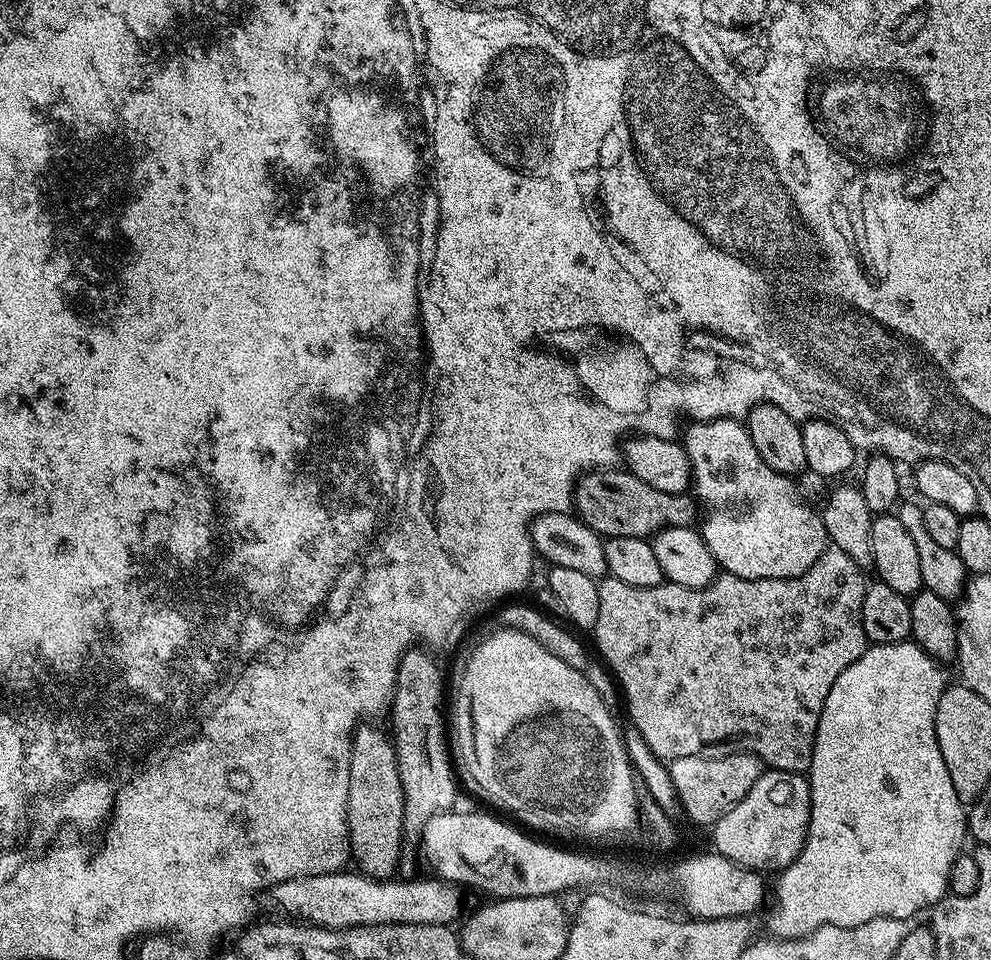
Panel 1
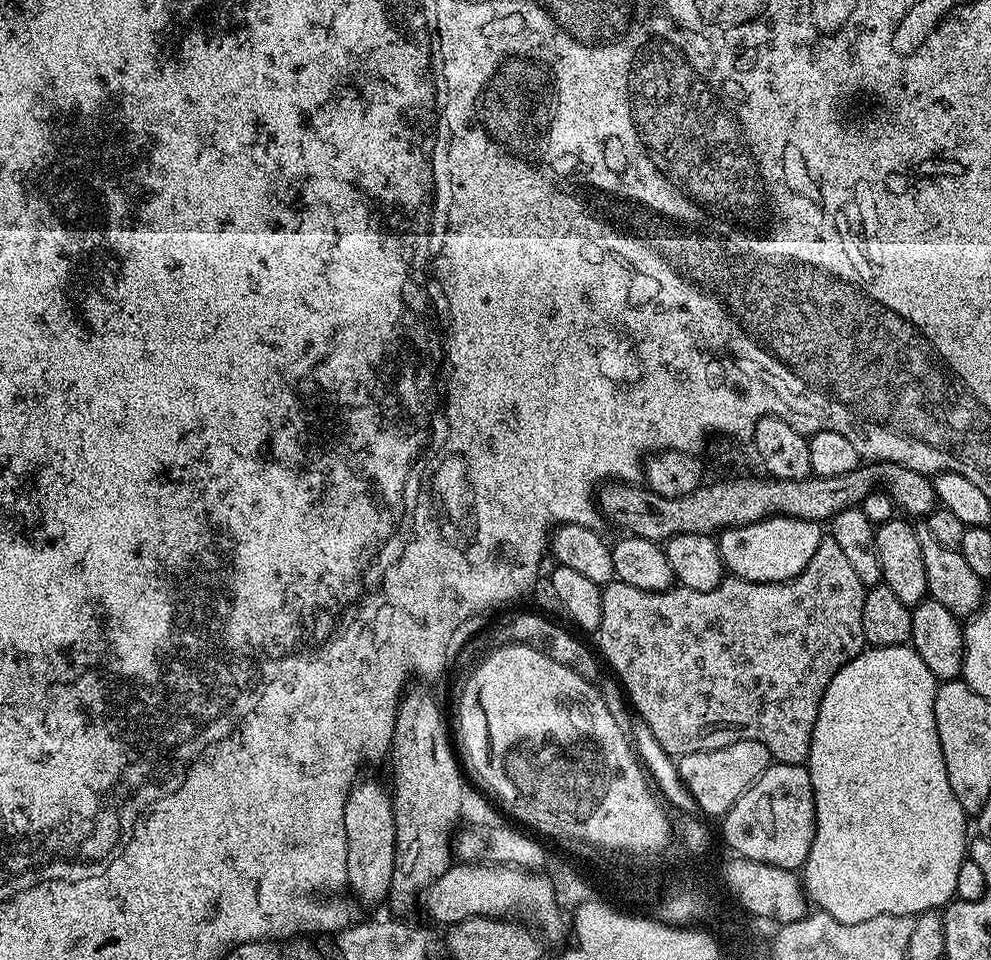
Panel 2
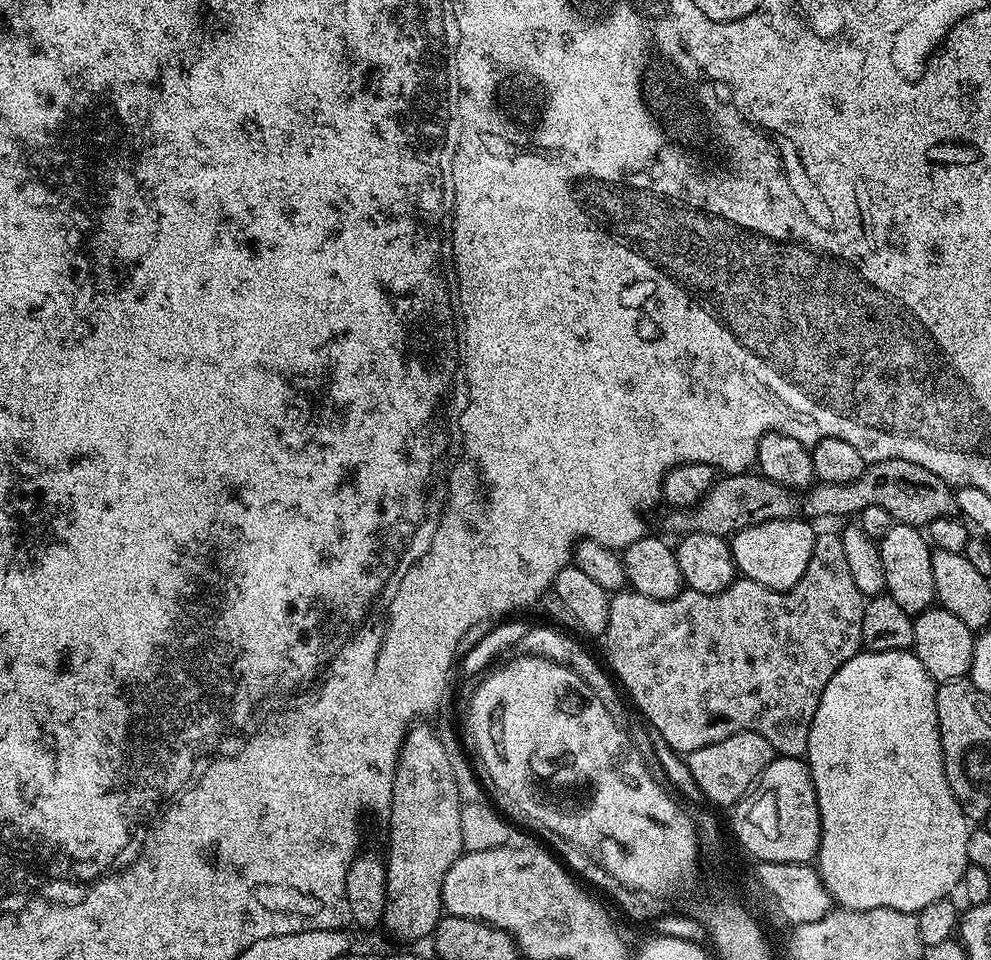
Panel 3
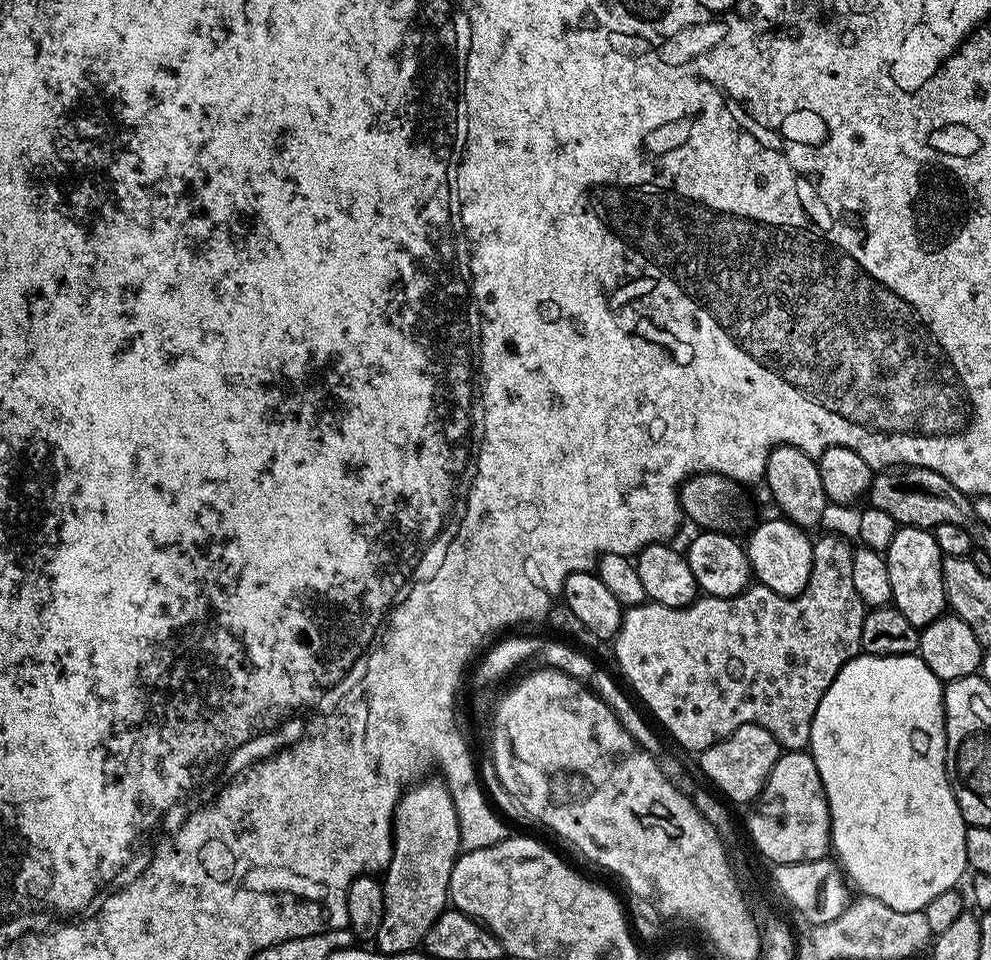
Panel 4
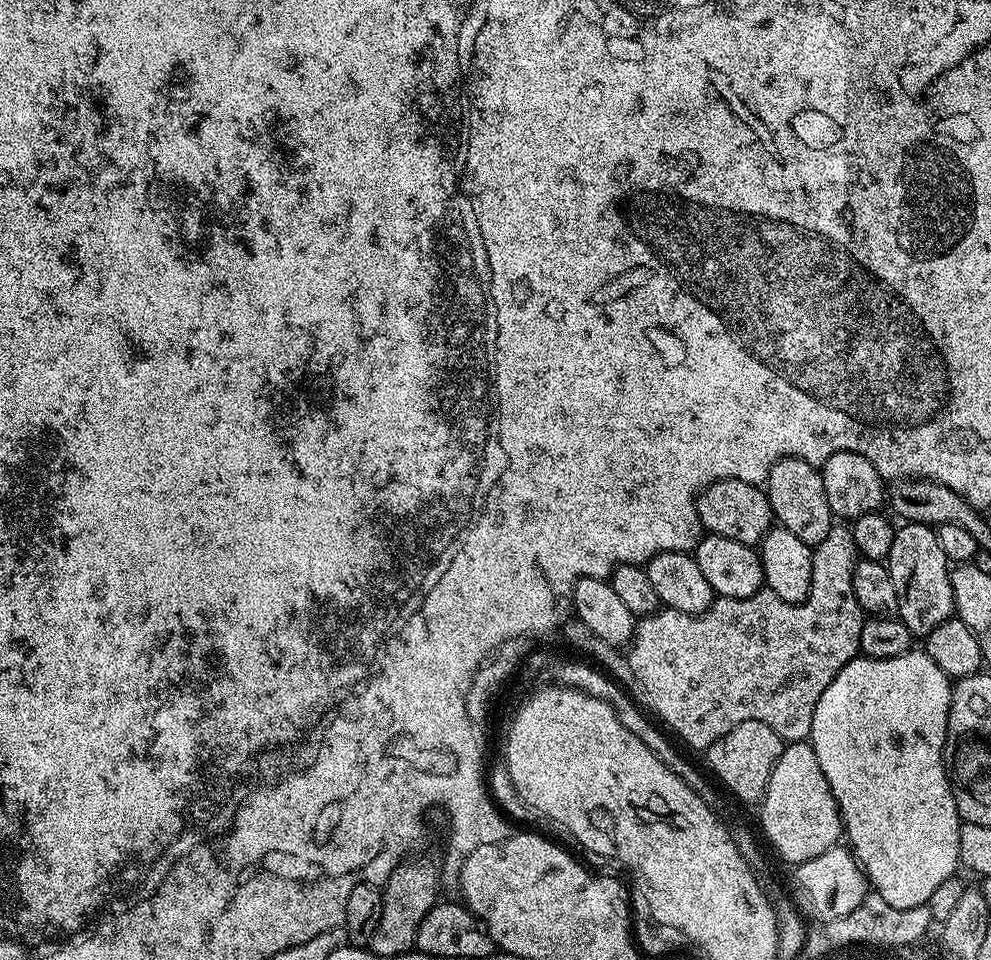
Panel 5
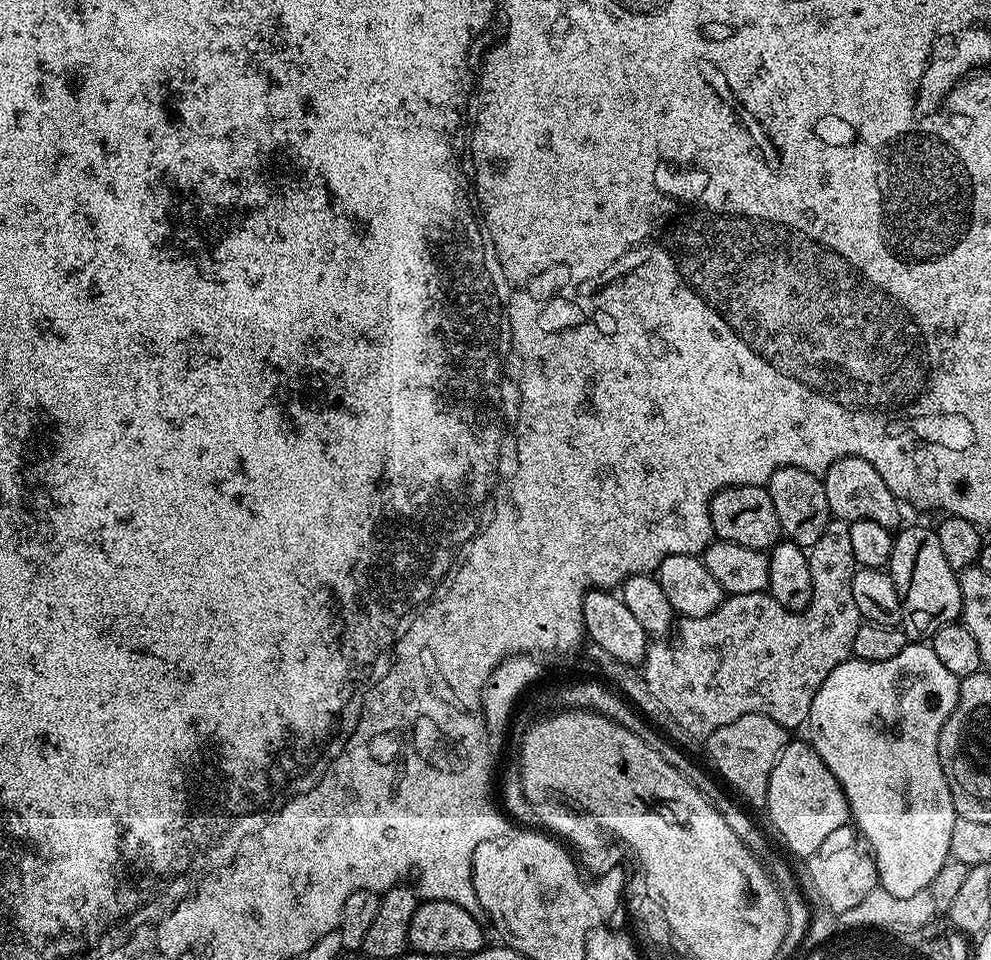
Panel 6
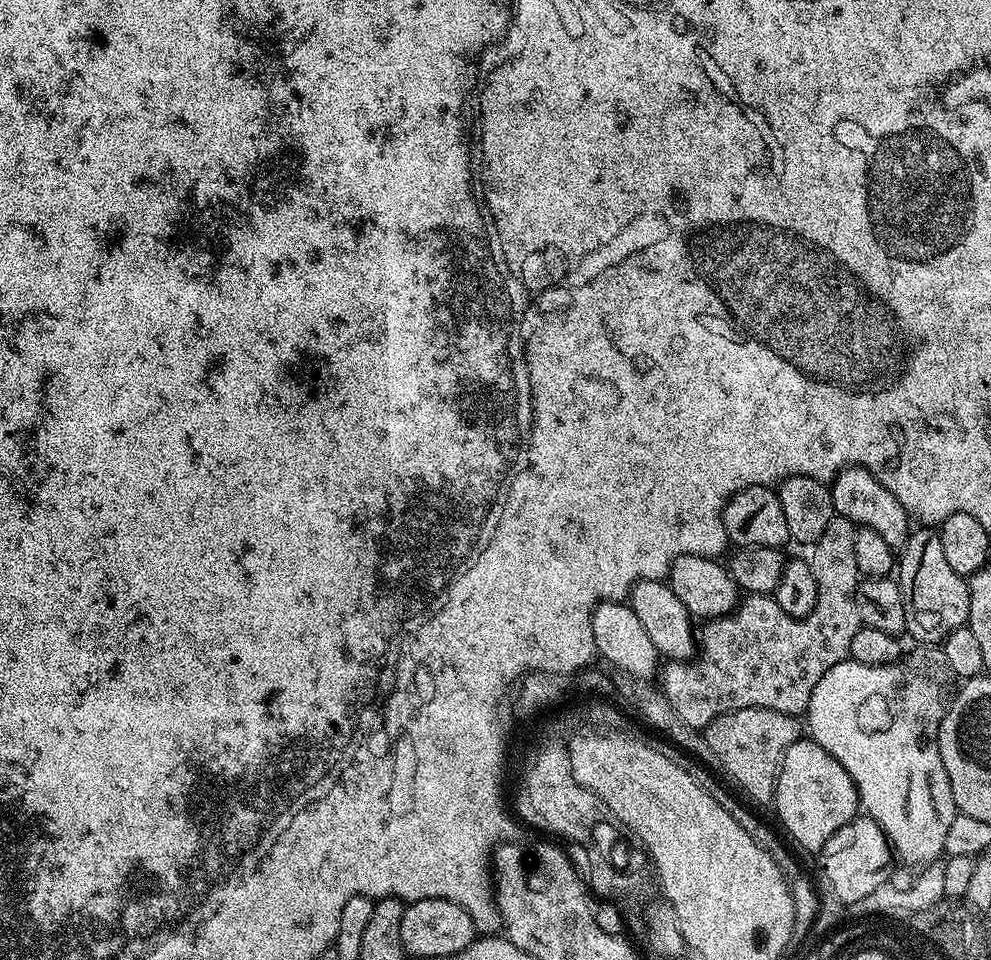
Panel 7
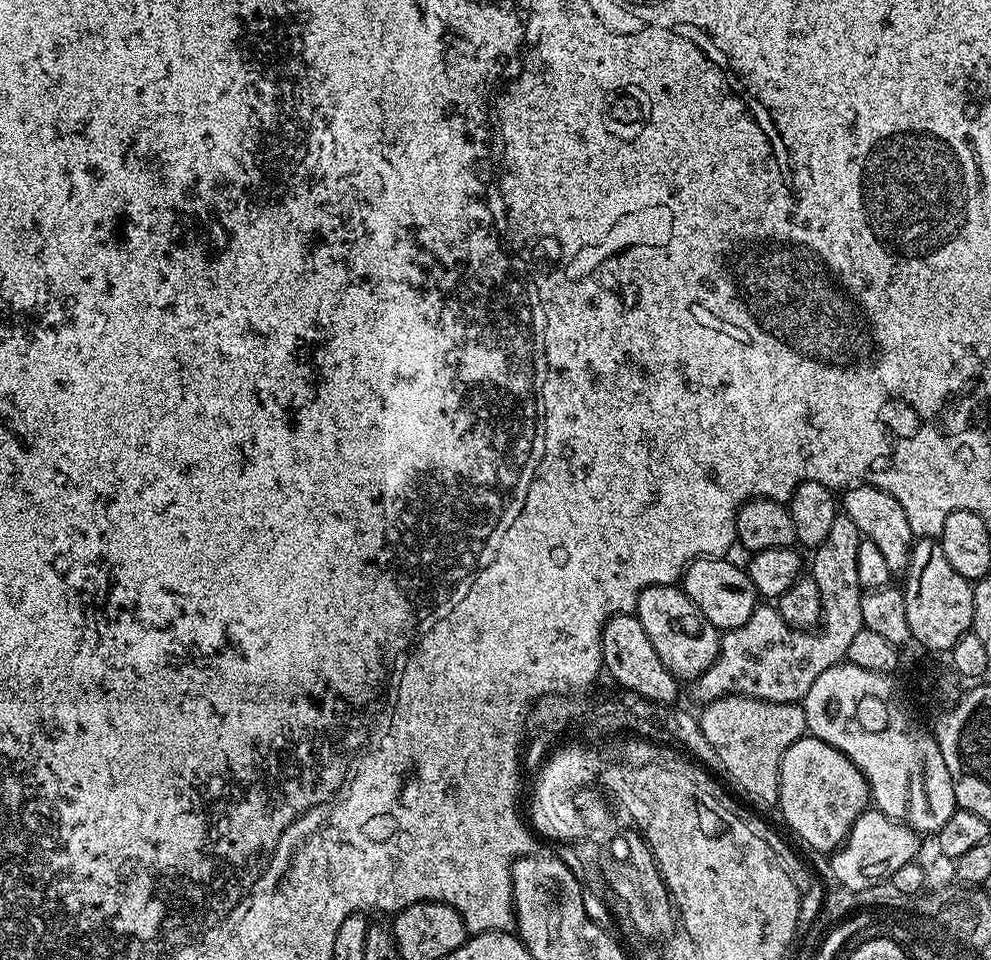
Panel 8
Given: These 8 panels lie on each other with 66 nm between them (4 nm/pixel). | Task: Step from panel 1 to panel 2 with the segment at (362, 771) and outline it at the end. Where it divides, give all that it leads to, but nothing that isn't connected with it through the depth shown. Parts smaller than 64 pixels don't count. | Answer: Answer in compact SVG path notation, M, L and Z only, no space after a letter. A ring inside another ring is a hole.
M376 780L353 784L348 792L344 821L346 822L347 887L353 888L368 904L380 904L389 899L394 878L396 857L396 827L392 793Z

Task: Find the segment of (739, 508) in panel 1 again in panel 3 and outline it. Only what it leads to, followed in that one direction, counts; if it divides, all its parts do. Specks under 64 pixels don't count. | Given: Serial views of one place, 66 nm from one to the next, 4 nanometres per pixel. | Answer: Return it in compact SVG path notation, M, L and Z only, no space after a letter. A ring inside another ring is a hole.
M803 518L795 520L771 520L758 526L743 528L731 537L732 557L736 571L743 579L753 580L767 588L786 592L806 574L810 558L814 554L814 542L818 532L809 521Z

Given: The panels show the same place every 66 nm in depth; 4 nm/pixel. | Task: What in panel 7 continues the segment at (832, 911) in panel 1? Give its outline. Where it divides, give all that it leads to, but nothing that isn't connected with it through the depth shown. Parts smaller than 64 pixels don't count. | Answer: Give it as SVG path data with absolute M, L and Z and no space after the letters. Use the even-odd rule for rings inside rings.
M932 646L920 651L924 652L912 652L909 656L907 653L895 664L886 666L866 666L849 658L826 670L822 682L810 694L806 732L850 774L860 795L860 808L887 834L898 860L925 866L941 859L950 822L954 822L958 813L938 746L940 723L954 695L954 677L946 666L943 651Z

